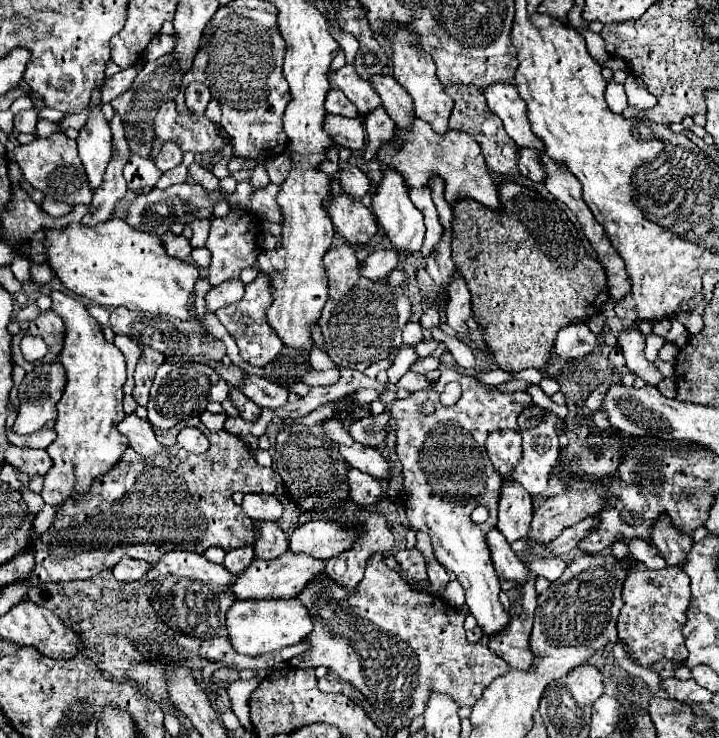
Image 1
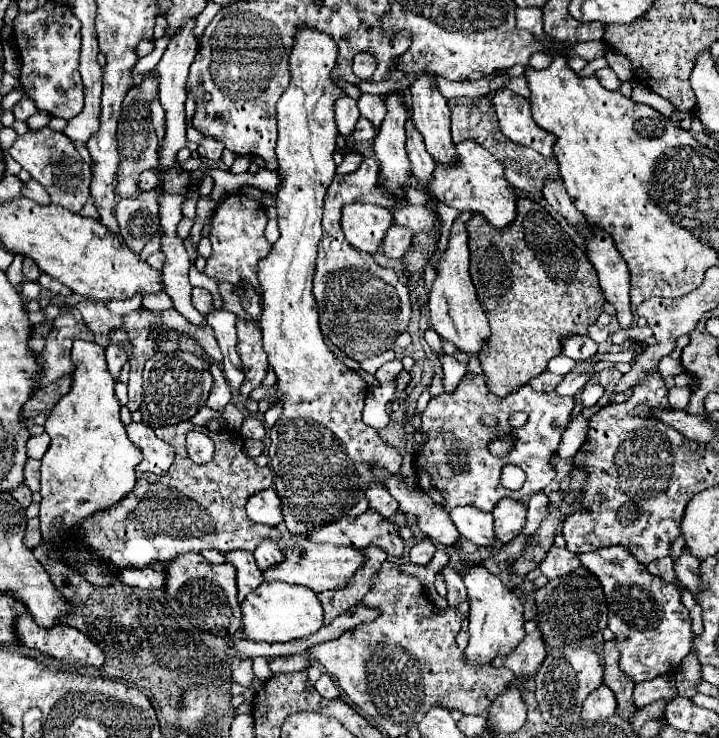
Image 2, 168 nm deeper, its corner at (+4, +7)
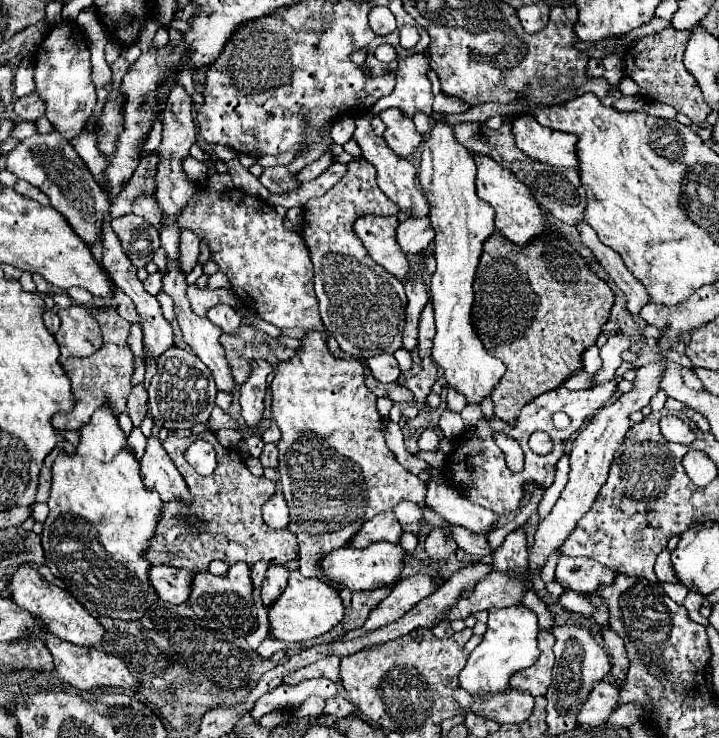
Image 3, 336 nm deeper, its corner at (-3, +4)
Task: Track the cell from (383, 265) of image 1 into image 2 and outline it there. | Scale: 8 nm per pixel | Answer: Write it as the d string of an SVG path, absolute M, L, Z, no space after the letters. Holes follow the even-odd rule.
M393 225L383 239L383 253L389 259L401 259L411 247L411 241L413 241L413 231L409 227Z

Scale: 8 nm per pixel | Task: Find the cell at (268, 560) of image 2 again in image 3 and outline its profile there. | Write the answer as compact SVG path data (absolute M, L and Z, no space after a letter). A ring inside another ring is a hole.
M270 564L268 572L266 572L266 578L262 582L262 600L264 600L266 608L282 594L286 584L288 584L288 570L286 570L286 566Z

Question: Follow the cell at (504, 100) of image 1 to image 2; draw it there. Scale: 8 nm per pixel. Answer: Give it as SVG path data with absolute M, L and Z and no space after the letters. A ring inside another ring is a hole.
M499 89L493 97L493 107L499 117L501 133L509 141L531 147L545 157L553 155L553 145L557 137L533 123L529 101L525 97L519 97L509 89Z

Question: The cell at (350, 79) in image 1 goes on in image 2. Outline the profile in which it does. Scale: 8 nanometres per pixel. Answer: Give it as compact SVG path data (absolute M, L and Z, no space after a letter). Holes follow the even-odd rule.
M361 95L361 99L359 99L357 105L359 105L361 115L367 117L379 129L381 123L383 123L383 117L385 117L385 101L383 101L383 97Z

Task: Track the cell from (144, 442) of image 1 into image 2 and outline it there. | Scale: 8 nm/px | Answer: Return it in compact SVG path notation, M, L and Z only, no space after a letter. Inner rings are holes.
M131 423L127 425L127 435L131 441L141 449L143 461L137 467L141 473L153 473L153 475L165 475L167 469L173 463L173 447L165 441L161 441L151 427L145 423Z

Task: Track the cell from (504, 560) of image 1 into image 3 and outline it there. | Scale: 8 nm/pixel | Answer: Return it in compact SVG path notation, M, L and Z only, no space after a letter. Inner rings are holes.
M432 478L428 482L426 504L450 524L478 534L488 534L498 520L498 514L494 514L492 510L468 502L462 492L456 490L456 486L452 486L446 478Z

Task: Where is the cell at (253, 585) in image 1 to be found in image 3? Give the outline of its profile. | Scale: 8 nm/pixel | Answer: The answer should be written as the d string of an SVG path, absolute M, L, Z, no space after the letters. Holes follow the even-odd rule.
M376 542L370 544L368 548L356 550L350 546L332 550L330 554L326 554L320 562L322 566L322 574L326 584L334 586L338 592L342 590L374 590L380 588L384 584L392 584L400 580L400 570L402 570L402 560L404 560L404 548L402 546L394 546L390 542Z

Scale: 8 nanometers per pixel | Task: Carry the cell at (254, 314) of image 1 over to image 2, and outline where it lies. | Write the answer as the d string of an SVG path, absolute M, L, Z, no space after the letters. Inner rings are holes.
M239 319L237 321L237 335L239 335L237 353L243 363L243 371L245 371L245 381L239 389L239 393L243 399L249 399L251 391L257 389L261 385L261 381L265 379L267 355L263 355L261 331L255 327L255 321L245 323Z

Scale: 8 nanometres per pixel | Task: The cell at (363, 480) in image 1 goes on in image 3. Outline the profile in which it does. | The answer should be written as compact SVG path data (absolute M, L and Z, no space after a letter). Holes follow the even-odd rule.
M398 502L398 506L394 506L392 512L396 514L396 518L398 518L404 532L414 532L414 534L420 532L418 524L422 522L422 512L420 512L418 504L414 504L414 502Z

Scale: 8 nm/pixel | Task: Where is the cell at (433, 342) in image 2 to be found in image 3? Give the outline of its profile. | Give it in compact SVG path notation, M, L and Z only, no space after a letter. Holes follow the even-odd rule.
M448 386L446 388L446 402L448 402L448 408L452 408L454 412L462 412L462 408L466 406L466 396L460 392L460 390L456 390L456 388L452 388L452 386Z

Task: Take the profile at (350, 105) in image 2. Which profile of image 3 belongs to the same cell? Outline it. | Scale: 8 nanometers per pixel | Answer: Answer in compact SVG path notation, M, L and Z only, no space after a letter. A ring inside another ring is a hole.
M364 112L364 114L356 116L354 120L356 120L354 140L356 140L358 146L362 148L362 156L364 156L368 162L374 164L374 168L376 168L376 172L378 172L378 186L382 188L382 192L384 192L388 198L392 198L392 200L398 204L398 208L400 208L402 212L408 212L410 218L424 218L426 212L428 212L428 202L425 196L422 196L422 192L414 186L416 168L414 168L408 160L396 156L396 154L386 146L384 138L382 138L382 136L376 136L376 134L372 132L372 126L370 126L372 114L370 114L370 112Z

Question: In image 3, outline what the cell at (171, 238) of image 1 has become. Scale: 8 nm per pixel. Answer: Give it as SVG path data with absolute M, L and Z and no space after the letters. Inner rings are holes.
M160 270L158 272L154 272L154 274L150 274L146 280L144 280L144 288L152 294L152 296L156 296L158 292L160 292L160 288L162 288L162 274L160 274Z

